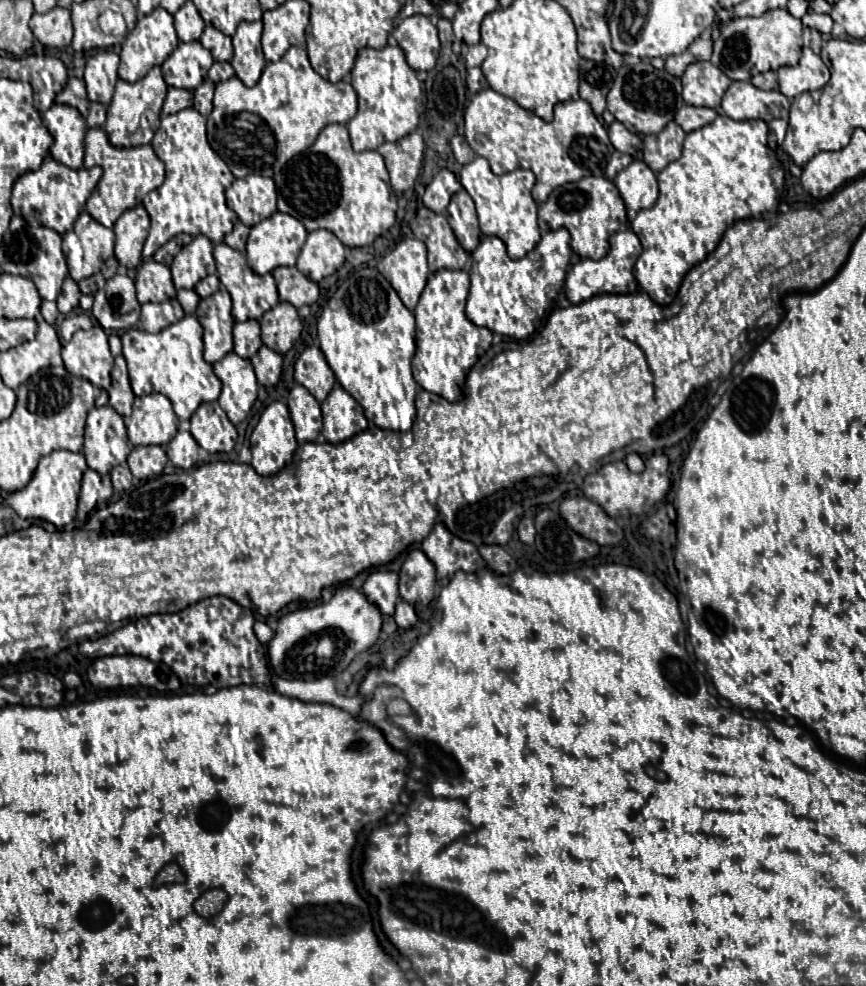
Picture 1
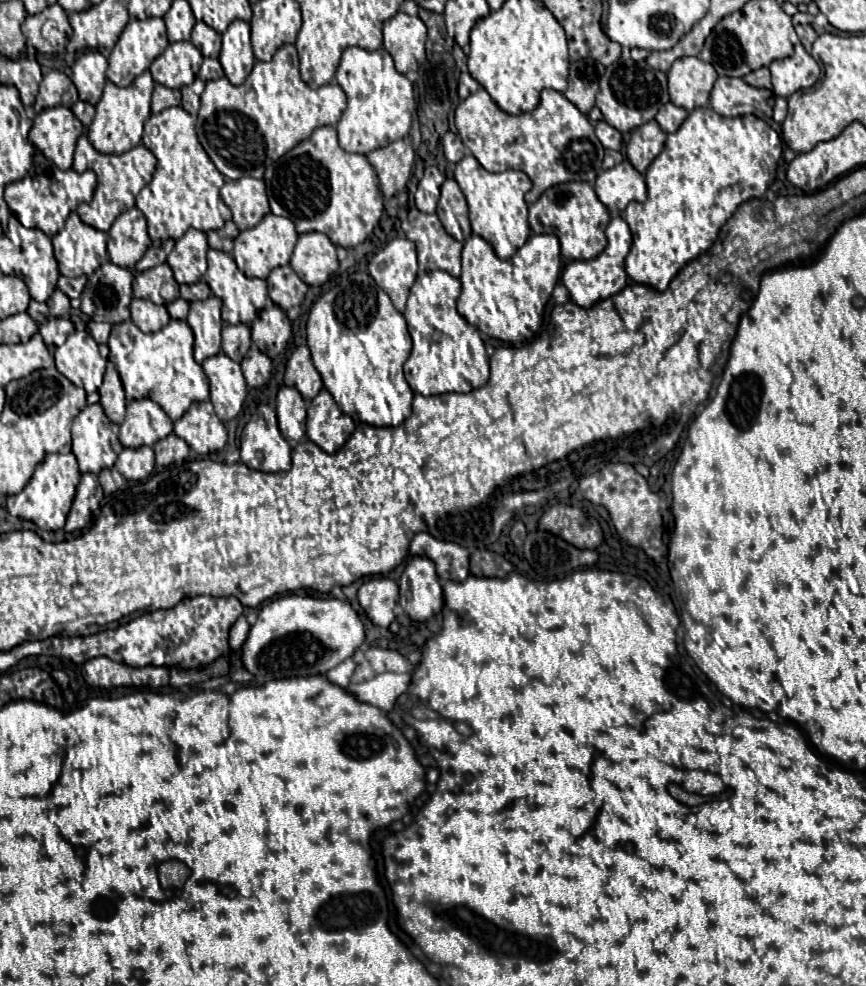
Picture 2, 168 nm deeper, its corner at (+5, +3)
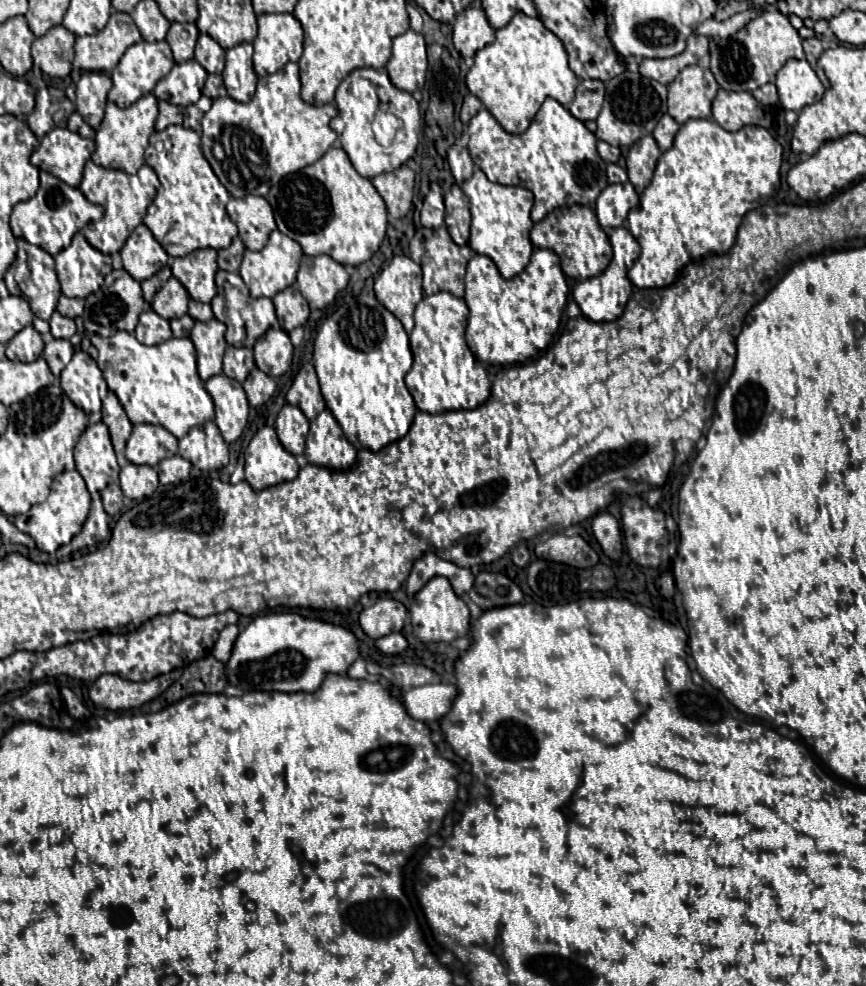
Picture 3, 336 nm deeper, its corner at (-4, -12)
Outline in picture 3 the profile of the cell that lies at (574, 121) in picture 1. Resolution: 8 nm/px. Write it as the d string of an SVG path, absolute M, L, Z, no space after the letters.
M546 99L538 109L526 133L510 135L498 121L480 109L468 123L468 151L472 161L486 173L486 177L500 185L520 185L534 193L532 221L538 223L550 211L568 205L594 207L596 197L608 185L606 163L596 151L596 137L582 121L554 99Z

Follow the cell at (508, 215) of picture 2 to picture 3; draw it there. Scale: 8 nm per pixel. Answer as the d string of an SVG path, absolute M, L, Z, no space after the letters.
M478 167L474 175L462 183L462 191L470 201L470 213L472 213L468 245L476 253L490 257L504 279L512 279L528 265L532 255L532 243L528 239L528 231L532 229L530 209L534 203L534 195L526 187L492 183Z

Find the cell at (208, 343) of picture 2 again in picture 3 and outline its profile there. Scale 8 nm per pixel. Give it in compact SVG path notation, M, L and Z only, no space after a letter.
M210 319L208 323L196 323L190 333L196 347L196 365L202 381L222 373L222 357L228 347L224 341L224 331L224 323Z

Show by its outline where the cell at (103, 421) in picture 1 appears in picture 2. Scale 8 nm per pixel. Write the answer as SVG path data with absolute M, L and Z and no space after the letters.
M91 404L91 406L83 408L79 412L79 416L73 420L71 434L73 434L73 454L79 460L81 472L99 474L103 468L111 468L123 450L117 434L113 432L113 422L105 416L101 404Z

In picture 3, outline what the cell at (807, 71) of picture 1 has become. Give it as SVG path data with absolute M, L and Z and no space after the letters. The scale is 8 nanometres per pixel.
M788 59L776 75L776 87L780 105L792 111L800 111L824 95L824 87L806 59Z

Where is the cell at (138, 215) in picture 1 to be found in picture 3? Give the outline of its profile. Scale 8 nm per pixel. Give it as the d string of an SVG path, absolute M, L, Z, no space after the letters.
M138 225L132 231L120 255L124 261L124 269L136 281L150 279L154 273L158 273L162 267L168 265L168 253L154 239L154 235L146 225Z

